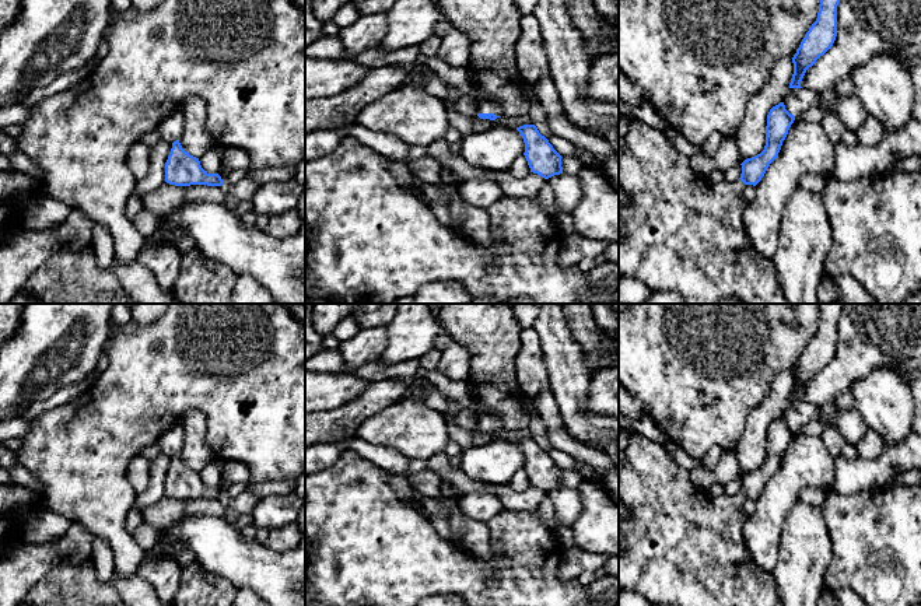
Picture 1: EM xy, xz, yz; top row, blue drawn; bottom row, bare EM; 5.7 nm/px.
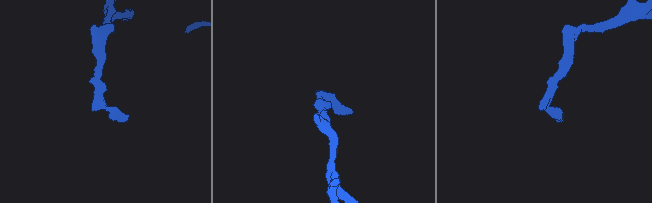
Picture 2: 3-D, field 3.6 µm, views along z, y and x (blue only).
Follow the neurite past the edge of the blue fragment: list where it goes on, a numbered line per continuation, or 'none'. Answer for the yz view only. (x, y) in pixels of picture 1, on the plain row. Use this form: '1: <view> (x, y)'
1: yz (680, 546)

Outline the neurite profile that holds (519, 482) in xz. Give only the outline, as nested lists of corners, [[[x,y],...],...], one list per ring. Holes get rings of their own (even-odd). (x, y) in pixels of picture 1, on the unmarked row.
[[[521,469],[516,473],[514,473],[505,486],[508,486],[516,493],[528,490],[530,487],[530,481],[528,479],[525,469]]]

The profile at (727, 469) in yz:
[[[722,451],[718,462],[712,469],[704,469],[701,466],[690,470],[690,480],[698,490],[705,490],[712,484],[728,484],[729,481],[740,477],[738,459],[733,452]]]

